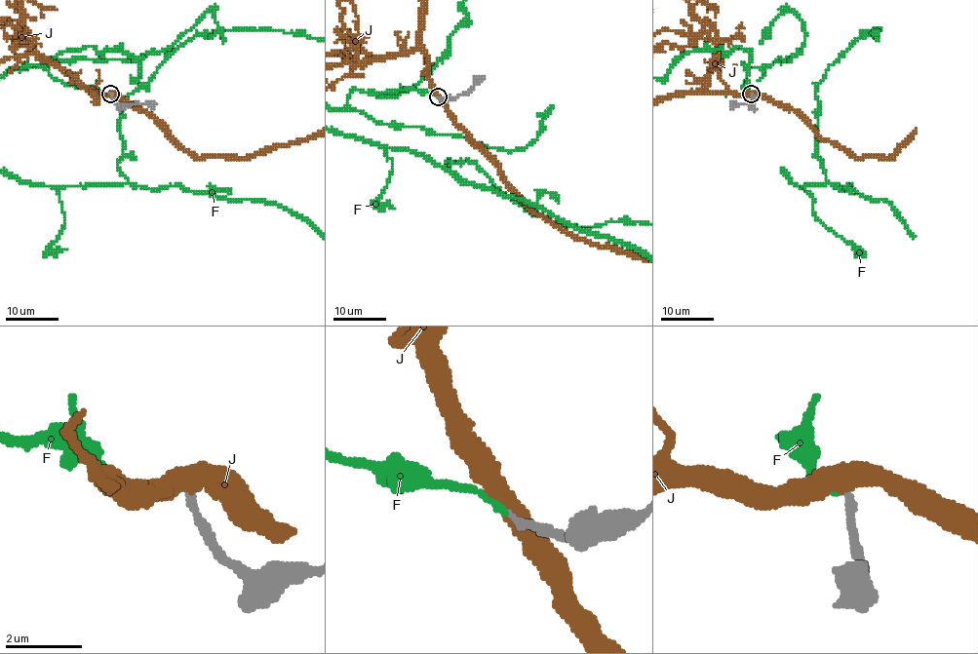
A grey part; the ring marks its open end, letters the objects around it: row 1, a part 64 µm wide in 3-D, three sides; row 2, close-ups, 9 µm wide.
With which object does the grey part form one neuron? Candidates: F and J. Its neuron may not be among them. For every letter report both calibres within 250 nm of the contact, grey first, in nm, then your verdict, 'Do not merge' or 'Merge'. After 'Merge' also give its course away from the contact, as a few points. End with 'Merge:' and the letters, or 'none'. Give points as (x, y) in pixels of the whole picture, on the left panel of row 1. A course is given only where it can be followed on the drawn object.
F: Thickness 190 nm (grey) against 180 nm. Merge
J: Thickness 200 nm (grey) against 500 nm. Do not merge
Merge: F

